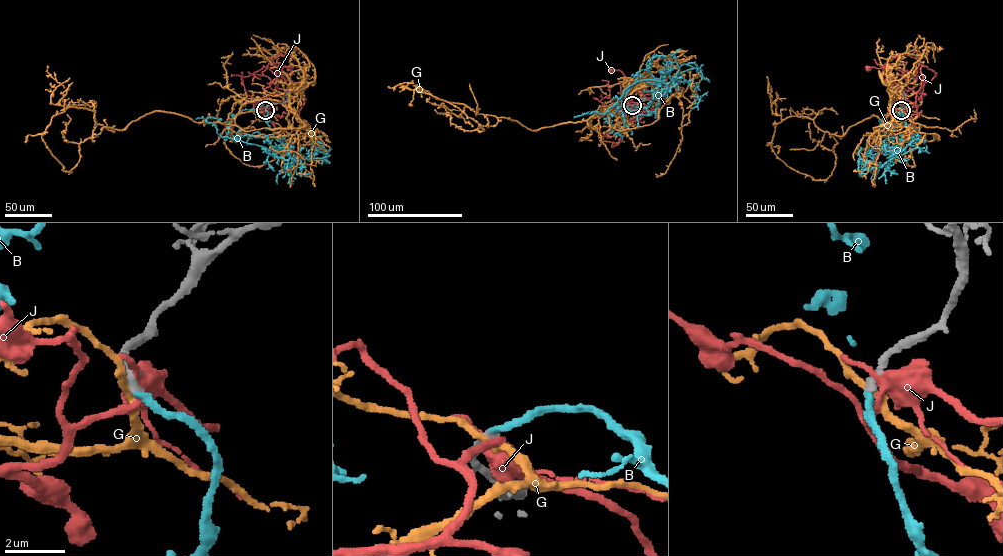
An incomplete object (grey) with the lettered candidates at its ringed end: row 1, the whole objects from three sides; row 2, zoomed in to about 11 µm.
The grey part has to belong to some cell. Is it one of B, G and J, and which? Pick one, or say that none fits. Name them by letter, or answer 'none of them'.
B

